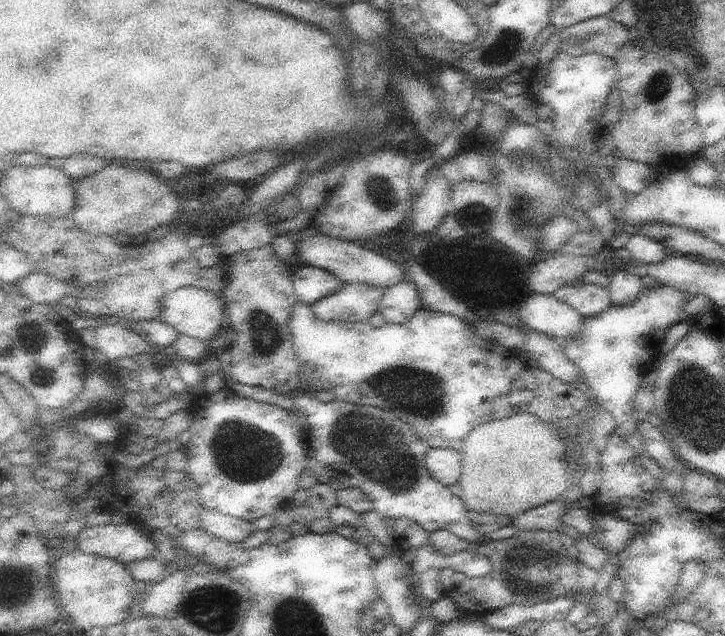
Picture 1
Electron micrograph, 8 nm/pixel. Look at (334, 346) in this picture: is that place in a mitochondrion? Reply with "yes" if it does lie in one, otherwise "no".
no

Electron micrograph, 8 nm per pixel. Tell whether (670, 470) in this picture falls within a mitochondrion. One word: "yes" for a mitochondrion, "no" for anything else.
no

